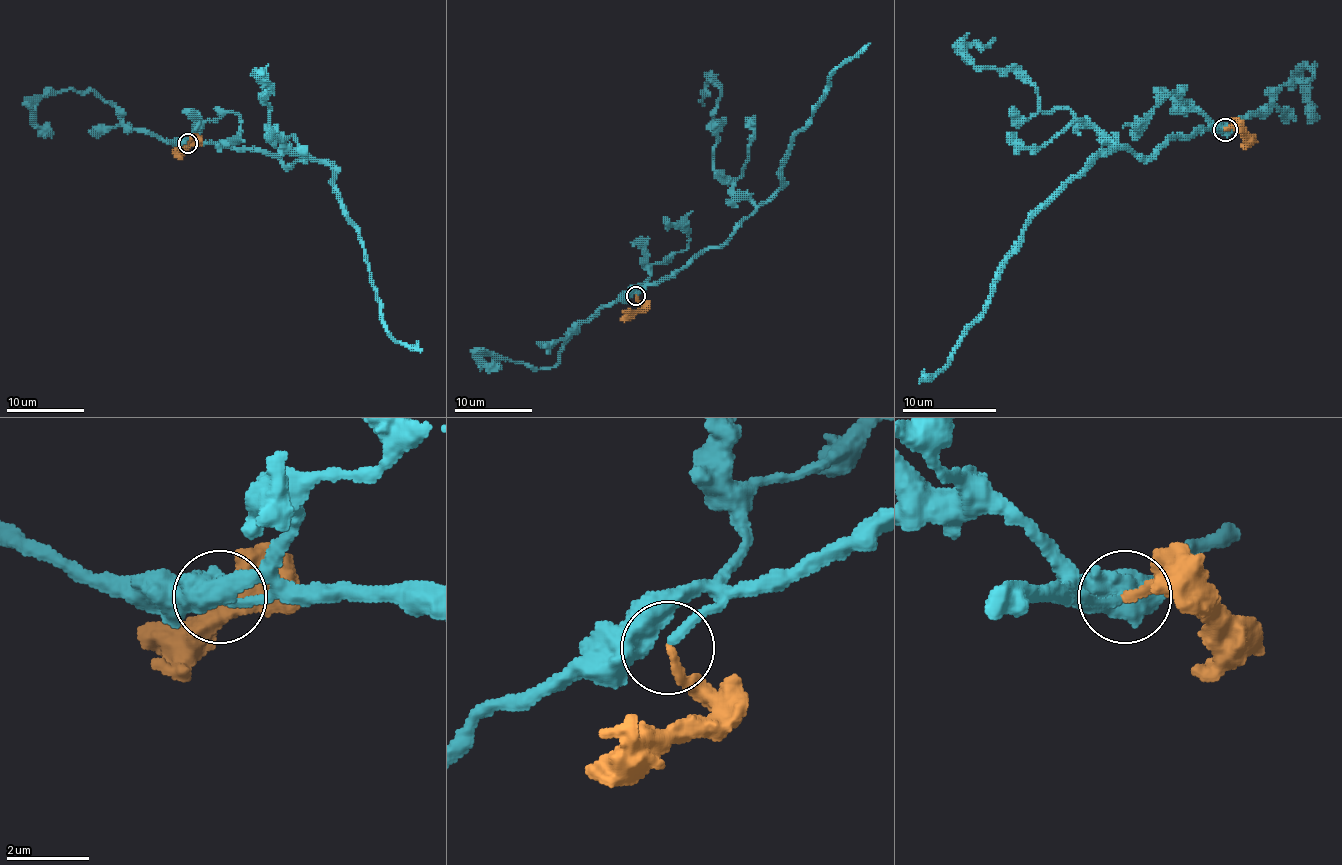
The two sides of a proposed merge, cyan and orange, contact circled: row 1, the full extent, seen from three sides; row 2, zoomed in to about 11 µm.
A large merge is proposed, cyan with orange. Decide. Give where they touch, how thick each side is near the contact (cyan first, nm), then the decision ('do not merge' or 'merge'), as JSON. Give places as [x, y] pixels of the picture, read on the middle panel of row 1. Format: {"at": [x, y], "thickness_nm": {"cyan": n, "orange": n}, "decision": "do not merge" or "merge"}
{"at": [635, 295], "thickness_nm": {"cyan": 200, "orange": 200}, "decision": "merge"}

